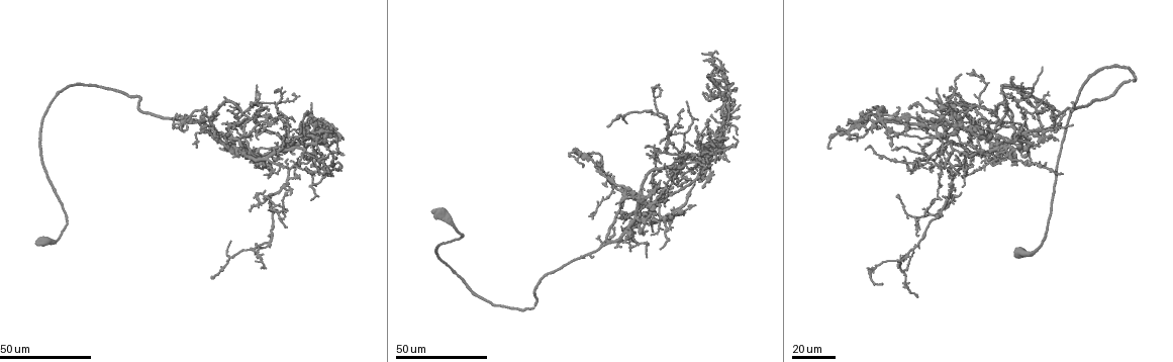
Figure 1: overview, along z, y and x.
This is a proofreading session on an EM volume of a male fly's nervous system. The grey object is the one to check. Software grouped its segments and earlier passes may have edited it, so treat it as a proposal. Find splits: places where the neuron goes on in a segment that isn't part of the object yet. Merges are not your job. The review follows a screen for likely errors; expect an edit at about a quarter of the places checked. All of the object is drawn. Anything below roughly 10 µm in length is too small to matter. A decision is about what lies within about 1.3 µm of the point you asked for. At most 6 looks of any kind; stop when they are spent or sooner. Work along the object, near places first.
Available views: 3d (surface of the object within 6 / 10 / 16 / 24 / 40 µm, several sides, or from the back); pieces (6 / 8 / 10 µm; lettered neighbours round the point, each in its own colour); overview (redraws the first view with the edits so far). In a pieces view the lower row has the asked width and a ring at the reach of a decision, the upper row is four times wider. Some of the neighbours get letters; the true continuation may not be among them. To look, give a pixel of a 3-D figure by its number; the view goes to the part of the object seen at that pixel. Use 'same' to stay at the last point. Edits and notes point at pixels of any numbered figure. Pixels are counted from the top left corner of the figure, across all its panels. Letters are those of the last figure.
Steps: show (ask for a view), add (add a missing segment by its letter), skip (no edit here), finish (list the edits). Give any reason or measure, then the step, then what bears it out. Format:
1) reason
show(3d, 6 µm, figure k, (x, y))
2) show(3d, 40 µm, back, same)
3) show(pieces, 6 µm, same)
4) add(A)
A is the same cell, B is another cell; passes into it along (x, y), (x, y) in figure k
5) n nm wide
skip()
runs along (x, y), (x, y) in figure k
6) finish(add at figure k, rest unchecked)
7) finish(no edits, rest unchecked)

an open end
show(3d, 40 µm, figure 1, (727, 161))

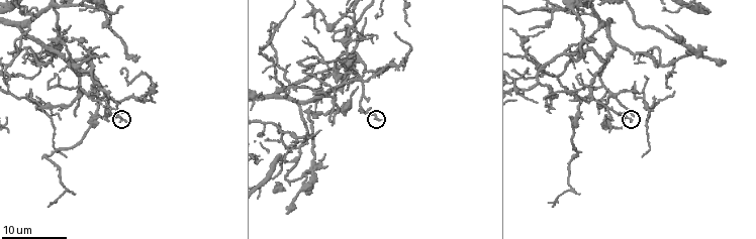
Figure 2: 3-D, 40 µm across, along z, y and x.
see the neighbours
show(pieces, 8 µm, figure 2, (632, 119))

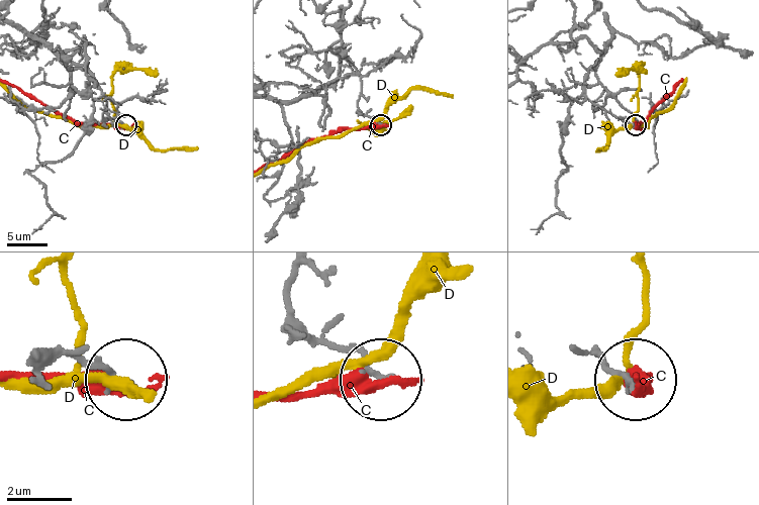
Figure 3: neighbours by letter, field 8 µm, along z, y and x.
skip()
C and D are other cells; runs along (291, 276), (299, 316), (356, 351), (378, 379) in figure 3; no lettered segment goes on from it

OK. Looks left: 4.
thin end
show(3d, 40 µm, figure 1, (340, 138))

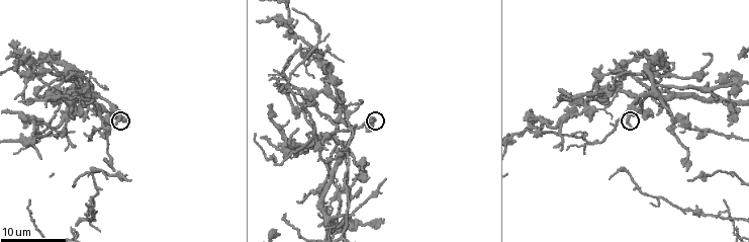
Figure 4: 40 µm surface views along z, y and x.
show(3d, 6 µm, figure 4, (630, 131))

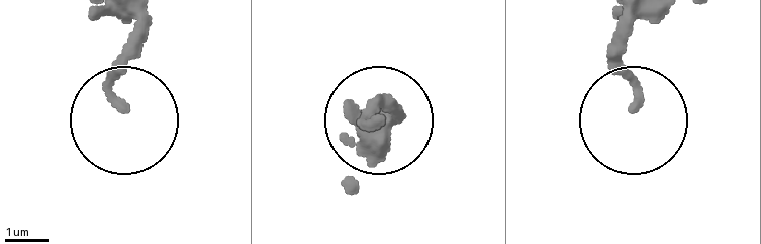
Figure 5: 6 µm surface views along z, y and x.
show(pieces, 10 µm, figure 5, (377, 123))

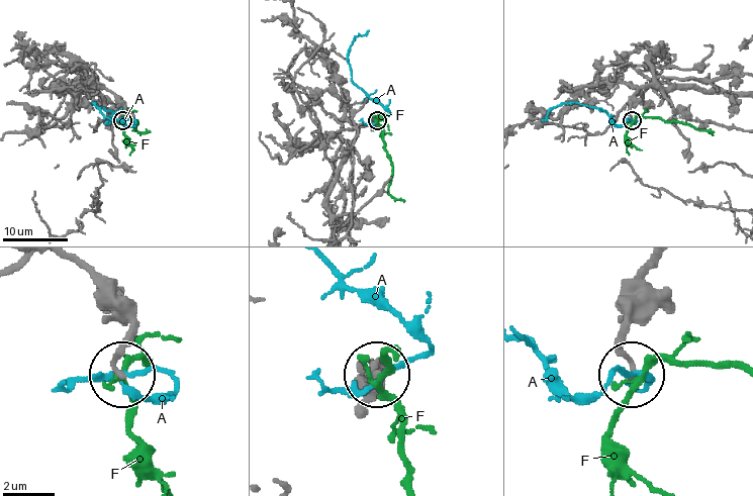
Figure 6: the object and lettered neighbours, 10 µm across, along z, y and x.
skip()
A and F are other cells; runs along (327, 191), (349, 142), (360, 128), (376, 120) in figure 6; no lettered segment goes on from it

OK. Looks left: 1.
finish(no edits, rest unchecked)

